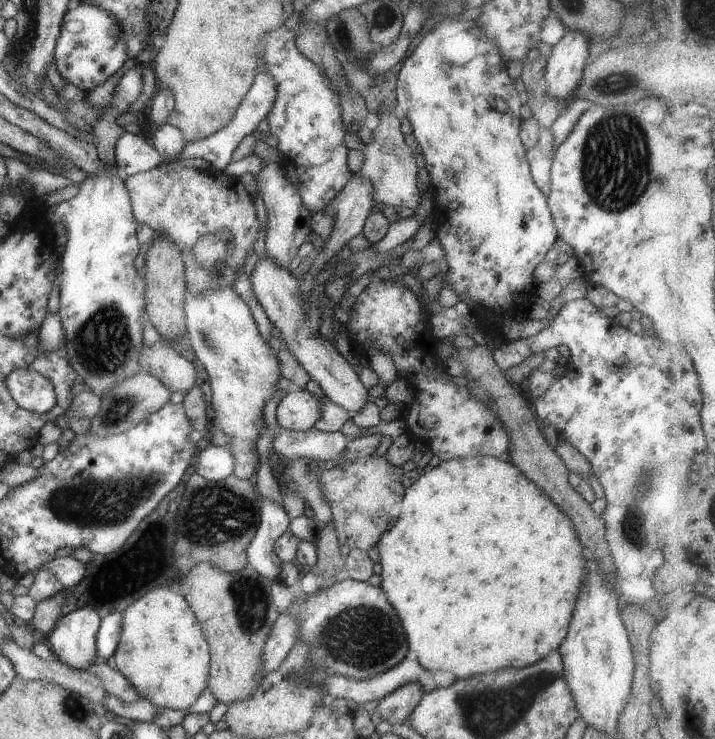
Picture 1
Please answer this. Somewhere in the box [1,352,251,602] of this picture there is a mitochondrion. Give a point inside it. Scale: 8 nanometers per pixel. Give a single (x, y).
(87, 504)

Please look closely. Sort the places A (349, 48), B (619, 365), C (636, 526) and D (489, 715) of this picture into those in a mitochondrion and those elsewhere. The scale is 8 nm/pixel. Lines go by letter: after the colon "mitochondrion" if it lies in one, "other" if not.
A: mitochondrion
B: mitochondrion
C: mitochondrion
D: mitochondrion

